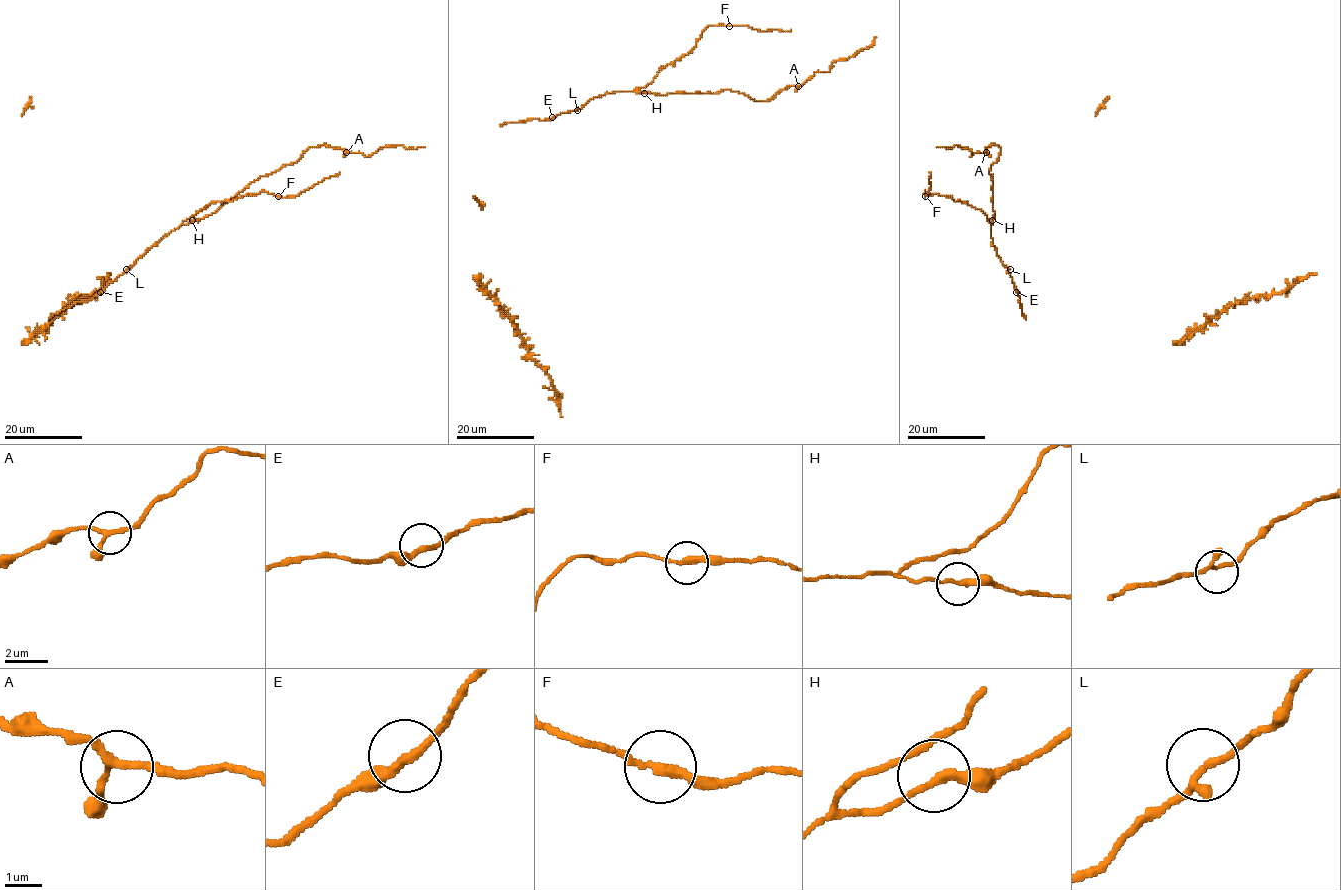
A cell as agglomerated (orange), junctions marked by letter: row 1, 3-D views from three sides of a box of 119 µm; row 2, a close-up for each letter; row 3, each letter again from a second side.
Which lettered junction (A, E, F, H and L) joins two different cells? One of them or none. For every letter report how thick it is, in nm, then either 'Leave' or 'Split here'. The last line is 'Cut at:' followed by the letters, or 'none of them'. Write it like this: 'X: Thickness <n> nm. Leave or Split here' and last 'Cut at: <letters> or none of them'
A: Thickness 200 nm. Split here
E: Thickness 240 nm. Leave
F: Thickness 240 nm. Leave
H: Thickness 240 nm. Leave
L: Thickness 160 nm. Leave
Cut at: A

